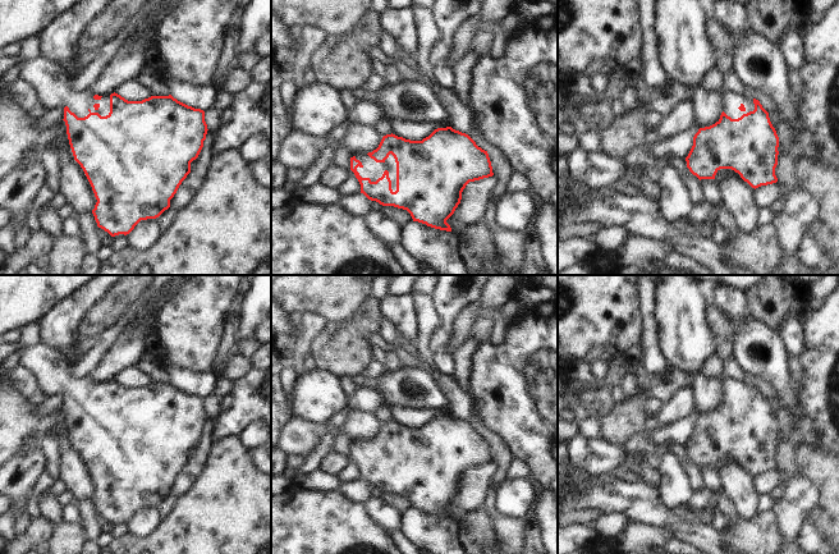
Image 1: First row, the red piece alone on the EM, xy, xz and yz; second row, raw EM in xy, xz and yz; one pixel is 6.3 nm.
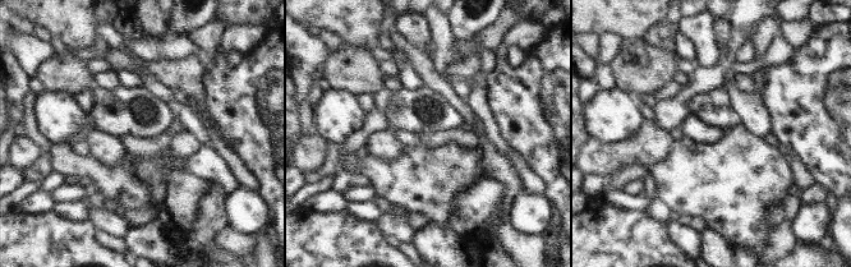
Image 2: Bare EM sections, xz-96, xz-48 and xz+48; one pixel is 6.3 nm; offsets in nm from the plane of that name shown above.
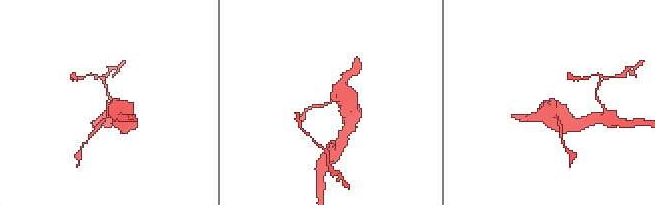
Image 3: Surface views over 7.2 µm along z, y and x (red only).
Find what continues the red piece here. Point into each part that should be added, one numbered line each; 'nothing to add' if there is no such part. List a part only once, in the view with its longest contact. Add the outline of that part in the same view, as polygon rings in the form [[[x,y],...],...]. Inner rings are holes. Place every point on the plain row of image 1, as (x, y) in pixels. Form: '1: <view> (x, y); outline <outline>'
1: xz (371, 456); outline [[[358,440],[356,445],[362,449],[362,454],[357,454],[357,458],[362,464],[370,464],[371,468],[376,468],[382,463],[384,458],[389,458],[389,464],[391,467],[393,479],[396,477],[396,449],[394,443],[390,440],[384,449],[376,449],[367,440]]]

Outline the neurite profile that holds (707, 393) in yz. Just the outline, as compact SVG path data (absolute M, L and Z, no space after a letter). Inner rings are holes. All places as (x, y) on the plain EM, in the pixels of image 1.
M700 372L693 377L693 407L700 415L719 408L724 397L720 377L709 377Z

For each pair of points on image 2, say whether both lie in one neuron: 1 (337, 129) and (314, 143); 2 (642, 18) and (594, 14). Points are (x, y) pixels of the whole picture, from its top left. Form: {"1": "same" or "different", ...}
{"1": "different", "2": "same"}

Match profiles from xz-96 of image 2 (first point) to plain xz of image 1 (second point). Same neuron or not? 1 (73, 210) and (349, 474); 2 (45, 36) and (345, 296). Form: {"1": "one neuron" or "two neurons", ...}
{"1": "two neurons", "2": "two neurons"}

